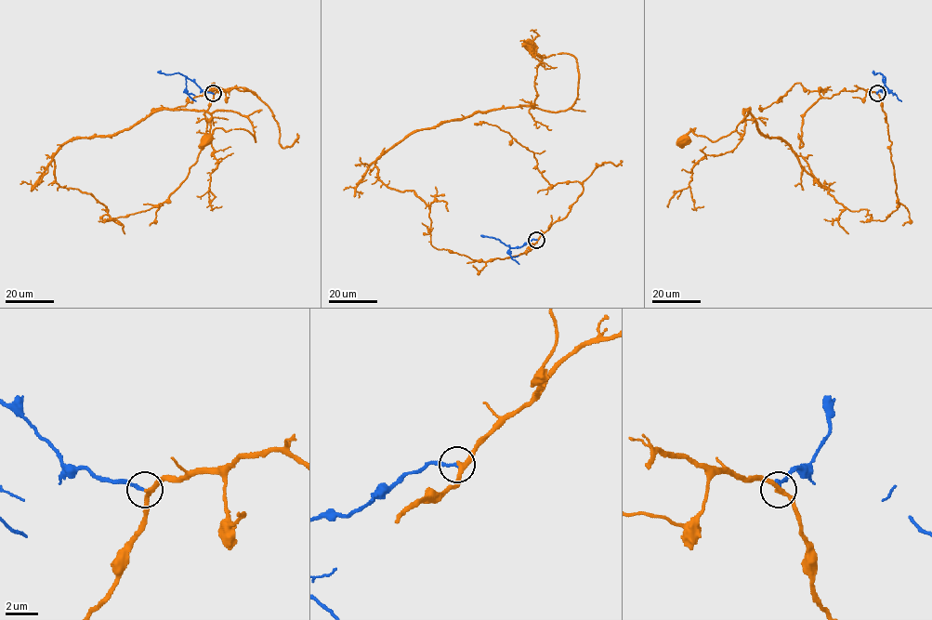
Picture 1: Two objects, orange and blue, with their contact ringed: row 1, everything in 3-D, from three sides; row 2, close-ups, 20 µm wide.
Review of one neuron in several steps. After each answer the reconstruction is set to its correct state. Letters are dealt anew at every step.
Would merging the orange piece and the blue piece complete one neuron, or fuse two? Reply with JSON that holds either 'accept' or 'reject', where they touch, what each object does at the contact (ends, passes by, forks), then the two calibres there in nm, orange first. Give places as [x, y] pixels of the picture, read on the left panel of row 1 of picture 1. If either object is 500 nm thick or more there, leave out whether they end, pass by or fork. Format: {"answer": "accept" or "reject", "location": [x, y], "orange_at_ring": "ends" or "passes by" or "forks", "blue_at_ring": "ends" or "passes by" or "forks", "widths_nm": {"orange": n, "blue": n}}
{"answer": "accept", "location": [213, 93], "orange_at_ring": "passes by", "blue_at_ring": "ends", "widths_nm": {"orange": 280, "blue": 180}}

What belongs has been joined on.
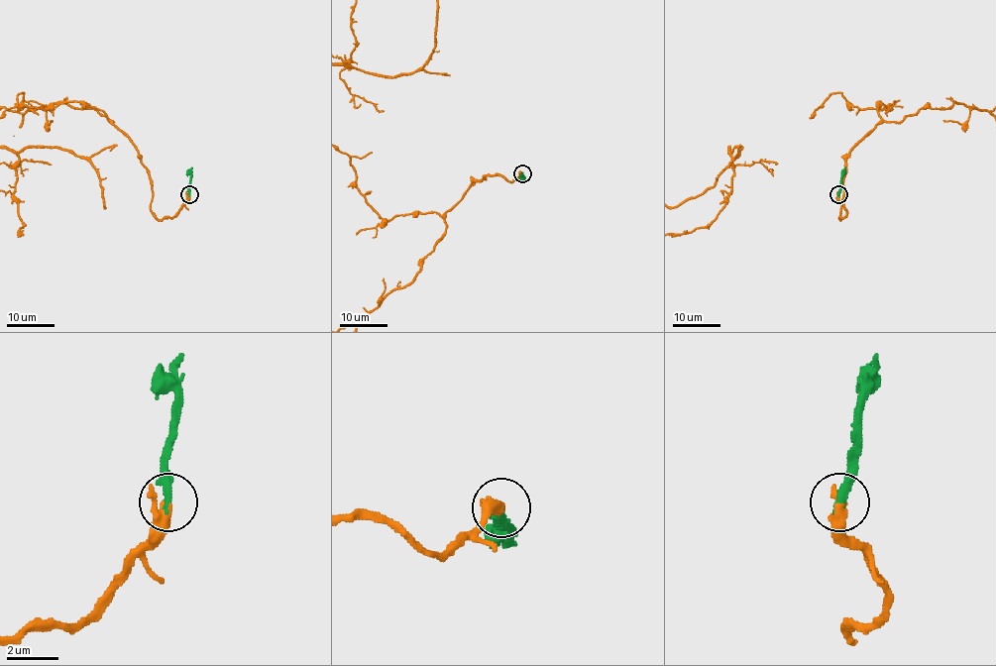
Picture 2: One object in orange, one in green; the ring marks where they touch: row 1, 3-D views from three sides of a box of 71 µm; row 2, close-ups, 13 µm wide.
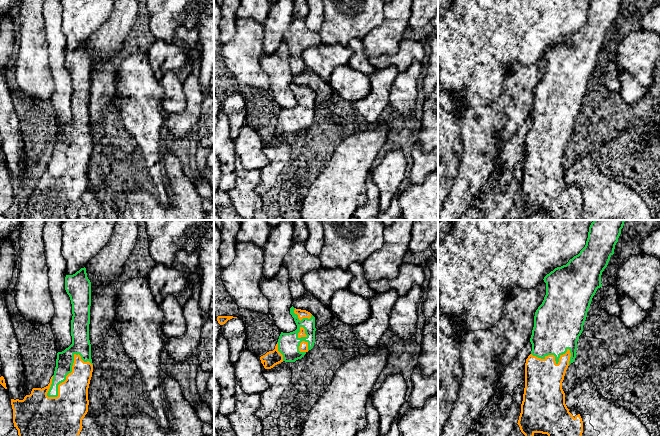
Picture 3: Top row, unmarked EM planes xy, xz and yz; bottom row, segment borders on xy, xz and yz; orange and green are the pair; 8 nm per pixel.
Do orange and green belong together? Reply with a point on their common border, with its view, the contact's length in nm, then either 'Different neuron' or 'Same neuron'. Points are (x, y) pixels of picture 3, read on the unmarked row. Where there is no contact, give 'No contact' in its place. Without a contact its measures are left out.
Touches orange at xy (71, 148). Shared border 460 nm. Same neuron

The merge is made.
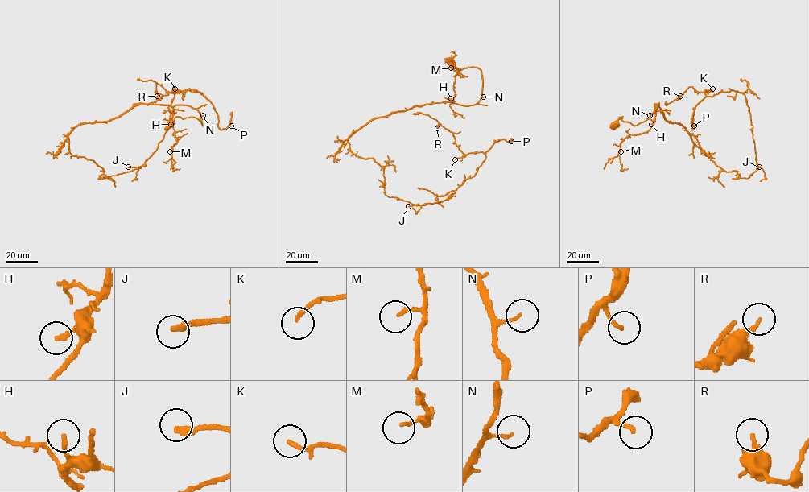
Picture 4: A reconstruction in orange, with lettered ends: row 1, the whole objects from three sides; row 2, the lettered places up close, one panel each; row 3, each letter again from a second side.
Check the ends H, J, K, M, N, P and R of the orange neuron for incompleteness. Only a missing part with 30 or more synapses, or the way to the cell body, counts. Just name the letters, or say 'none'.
H, J

